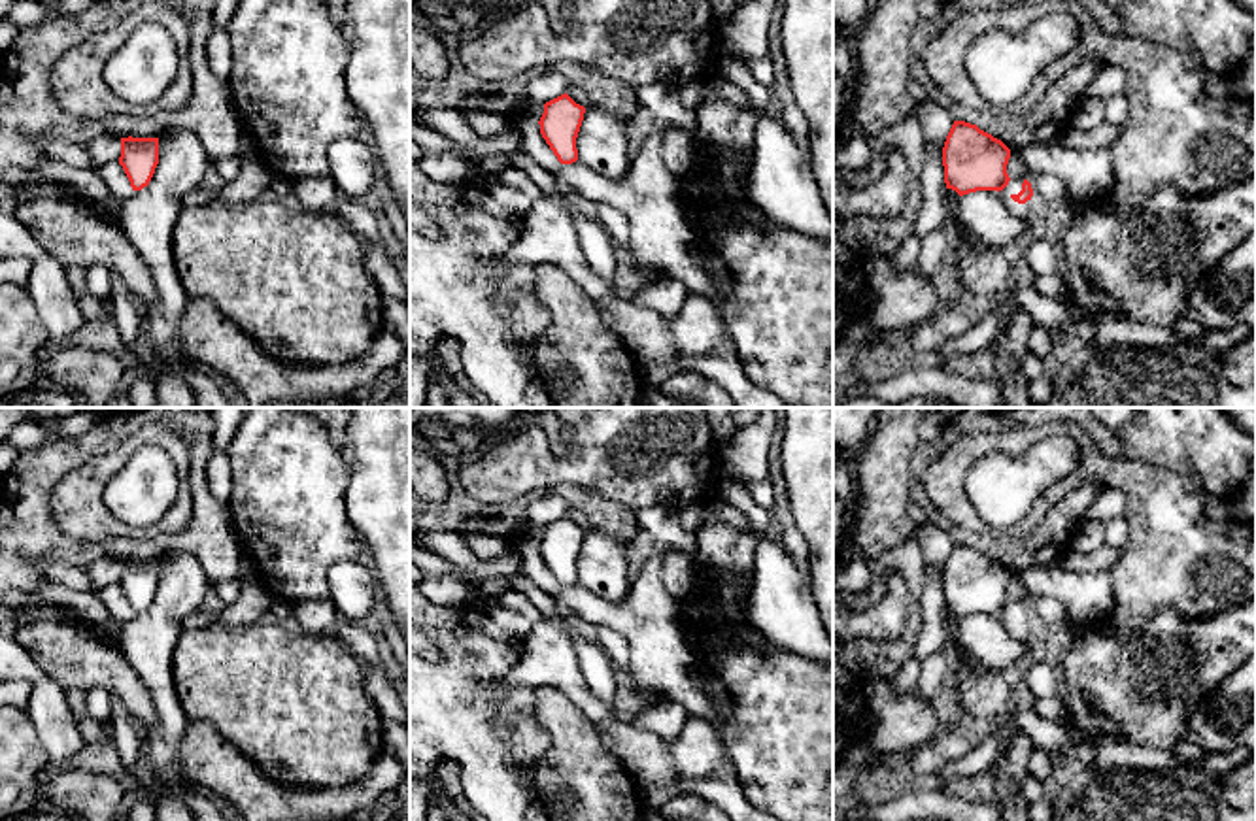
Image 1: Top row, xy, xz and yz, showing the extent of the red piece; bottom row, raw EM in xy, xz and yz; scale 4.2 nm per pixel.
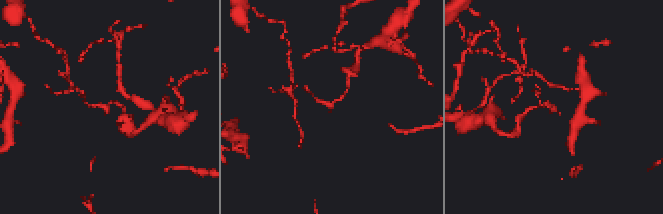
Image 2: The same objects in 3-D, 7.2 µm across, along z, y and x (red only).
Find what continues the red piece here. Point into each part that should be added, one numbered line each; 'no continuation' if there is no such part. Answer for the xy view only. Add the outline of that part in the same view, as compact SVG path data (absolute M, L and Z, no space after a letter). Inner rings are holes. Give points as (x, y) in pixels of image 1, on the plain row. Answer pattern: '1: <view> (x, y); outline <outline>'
no continuation

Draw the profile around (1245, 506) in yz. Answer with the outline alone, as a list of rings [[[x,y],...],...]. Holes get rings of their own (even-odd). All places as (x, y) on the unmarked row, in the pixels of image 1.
[[[1256,457],[1250,464],[1248,478],[1245,481],[1245,489],[1235,504],[1239,517],[1256,527]]]

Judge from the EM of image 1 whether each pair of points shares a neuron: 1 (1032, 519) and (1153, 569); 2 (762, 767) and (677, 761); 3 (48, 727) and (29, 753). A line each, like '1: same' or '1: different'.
1: same
2: different
3: different

